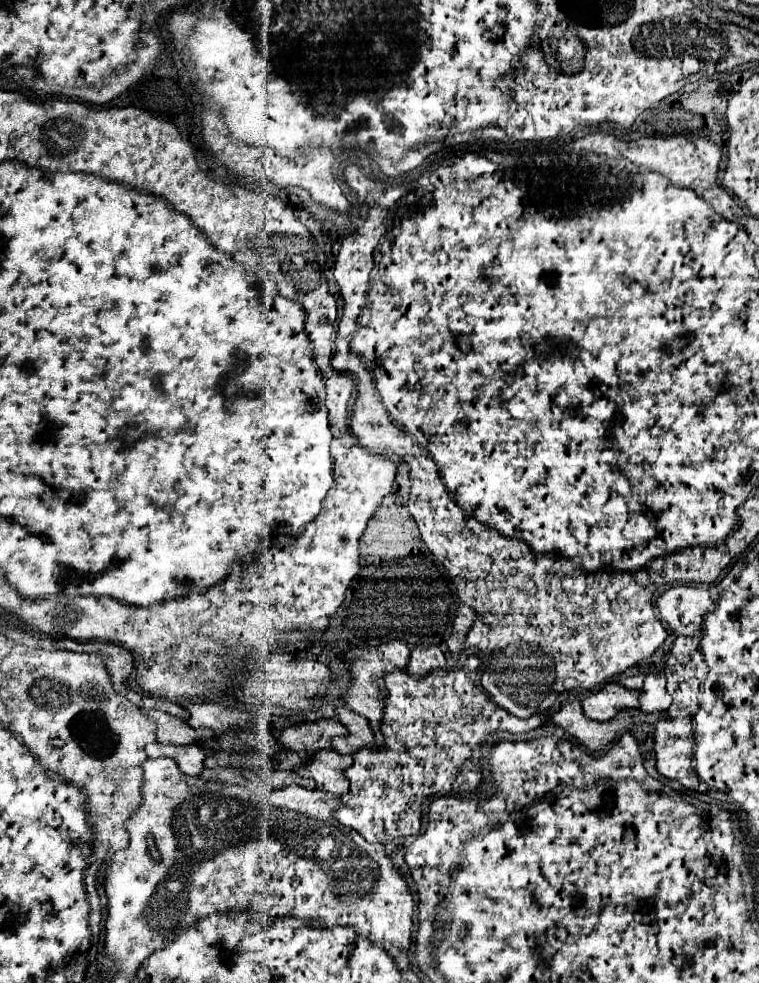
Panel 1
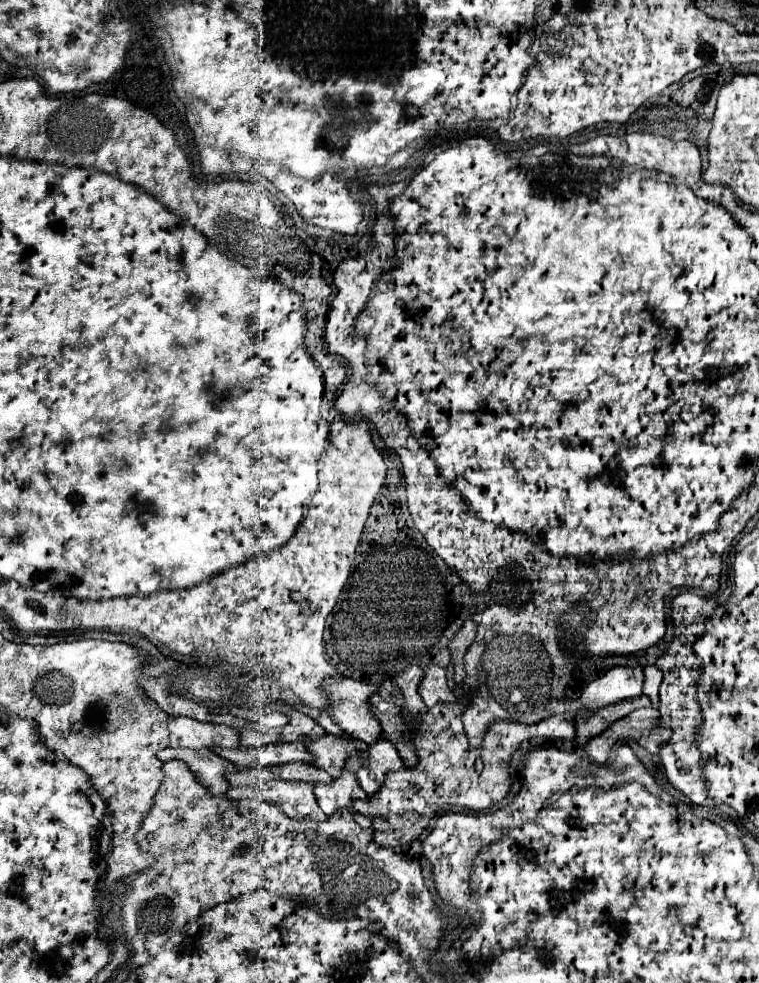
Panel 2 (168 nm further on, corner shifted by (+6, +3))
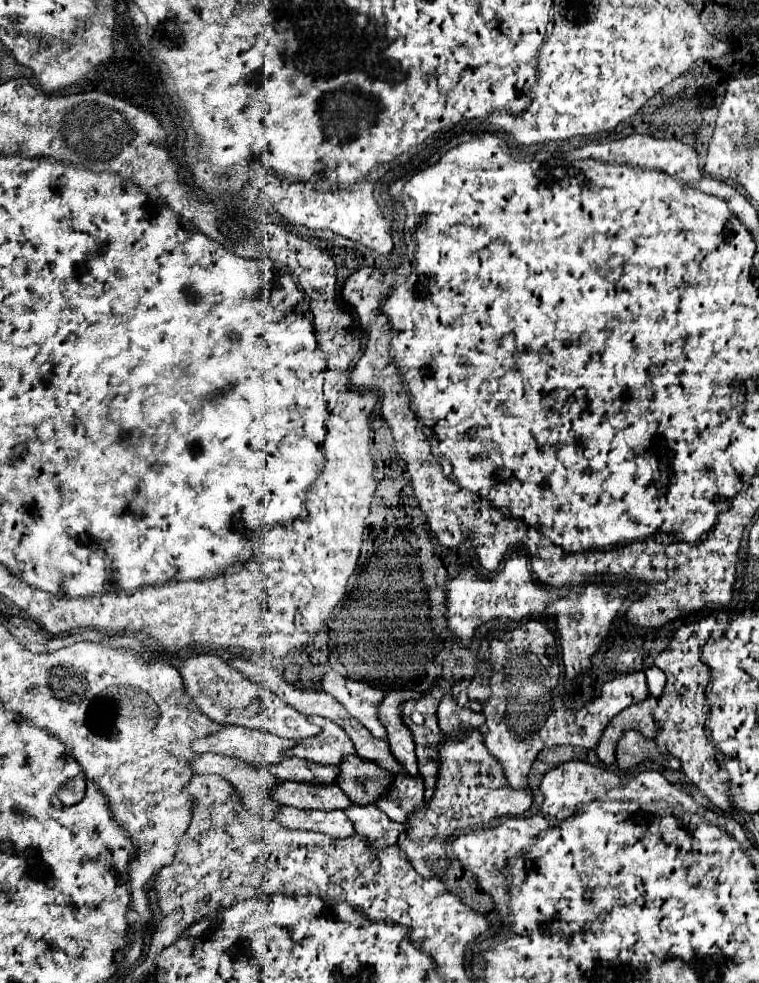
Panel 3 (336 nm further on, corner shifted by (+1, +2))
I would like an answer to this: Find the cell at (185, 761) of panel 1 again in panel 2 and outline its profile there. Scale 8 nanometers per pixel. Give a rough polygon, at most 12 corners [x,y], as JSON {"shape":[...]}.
{"shape":[[163,749],[157,757],[181,759],[217,797],[229,789],[237,767],[211,749]]}

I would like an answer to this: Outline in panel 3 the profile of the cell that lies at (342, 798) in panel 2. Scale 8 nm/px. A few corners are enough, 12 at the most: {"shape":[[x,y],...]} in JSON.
{"shape":[[352,804],[344,814],[376,848],[396,844],[404,824],[372,804]]}

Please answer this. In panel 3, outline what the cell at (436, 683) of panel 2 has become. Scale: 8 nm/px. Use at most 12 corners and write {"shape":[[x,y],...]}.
{"shape":[[452,694],[438,704],[442,732],[478,728],[482,712],[460,708]]}

